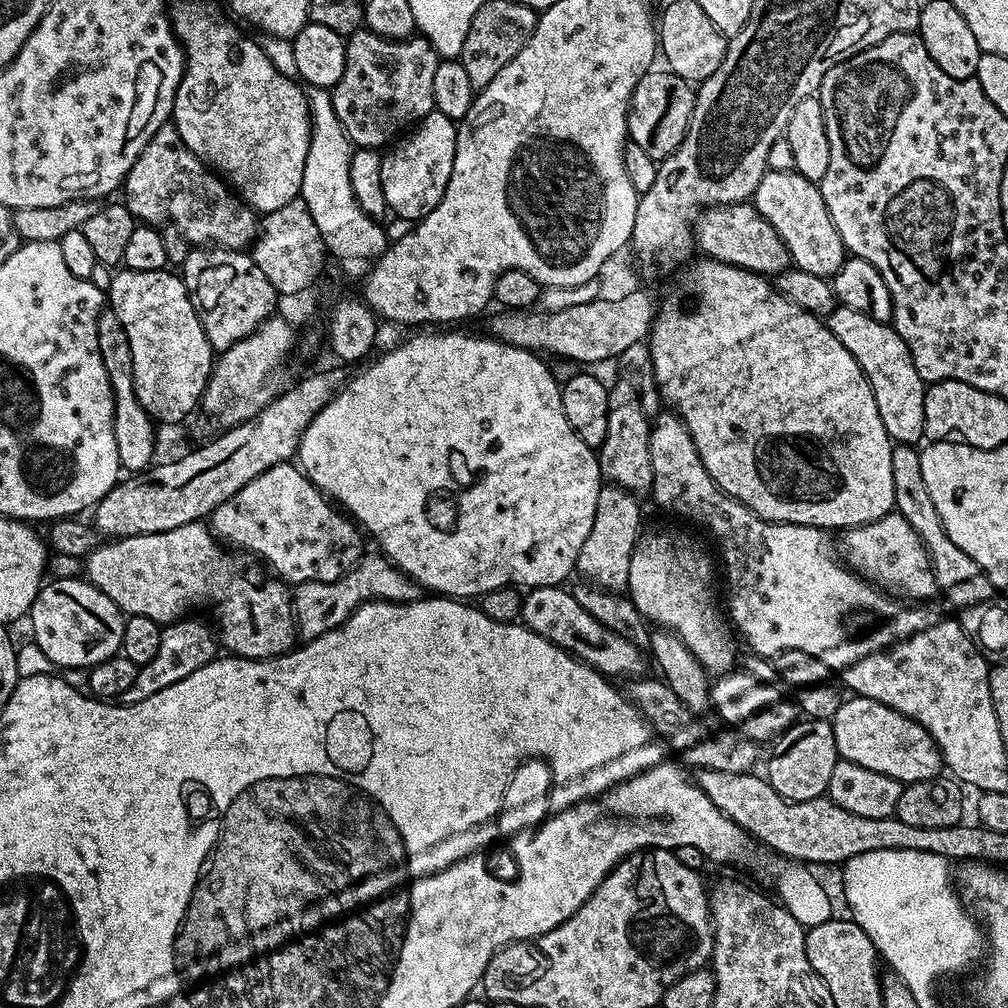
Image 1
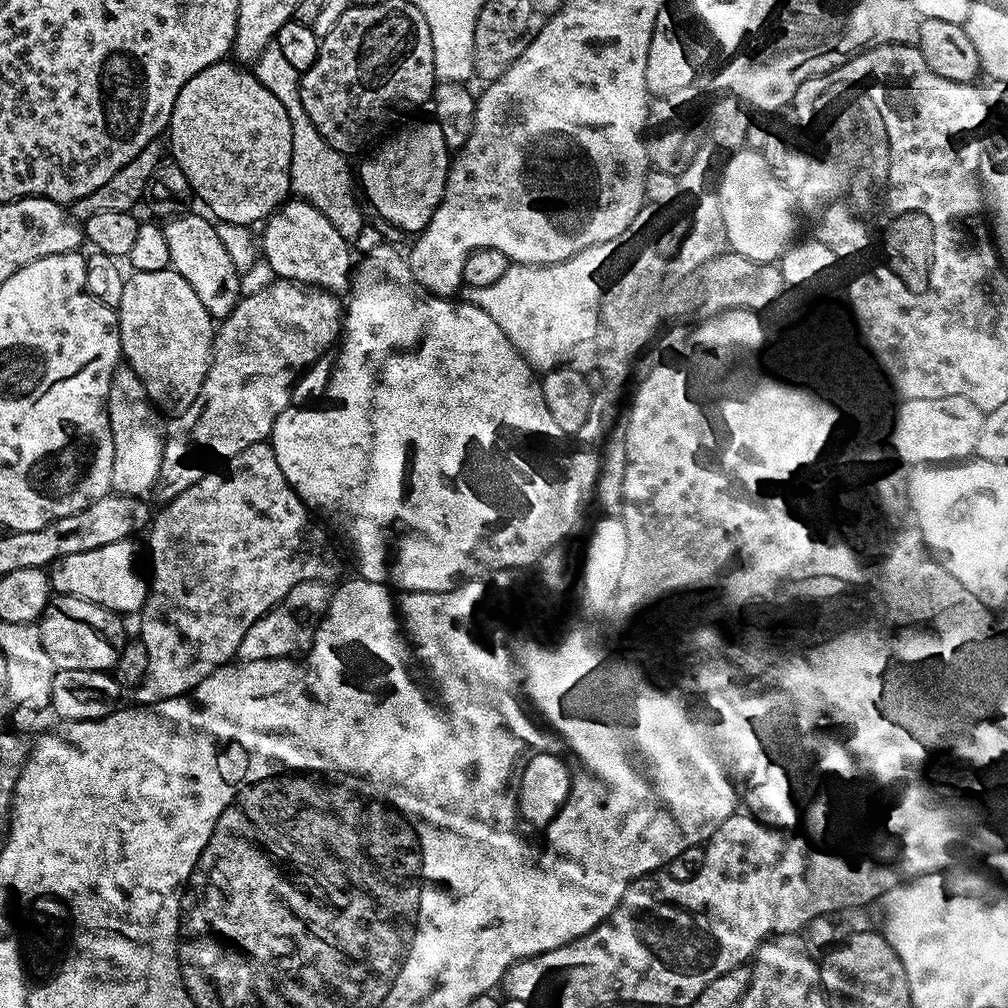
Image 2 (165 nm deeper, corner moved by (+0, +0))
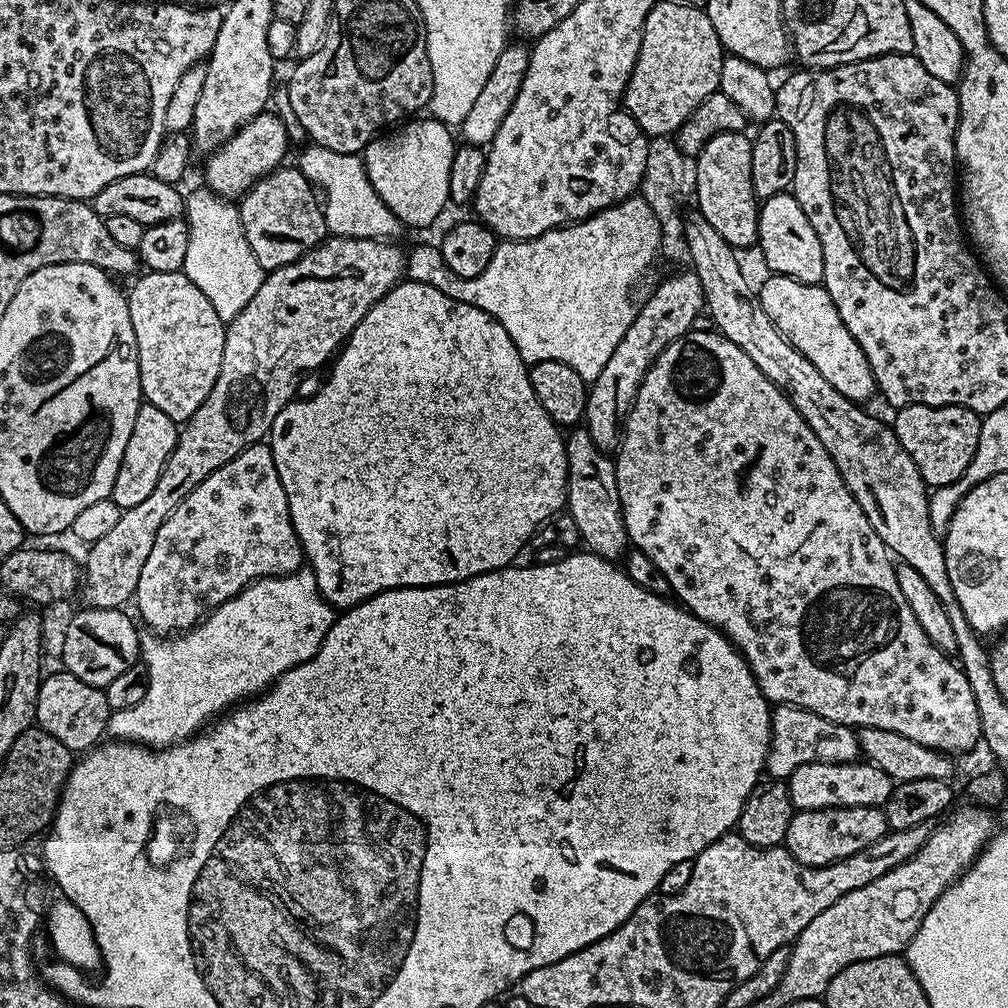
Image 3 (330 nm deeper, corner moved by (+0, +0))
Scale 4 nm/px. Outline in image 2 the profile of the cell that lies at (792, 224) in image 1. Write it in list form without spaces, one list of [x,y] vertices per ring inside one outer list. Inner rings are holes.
[[[745,146],[725,160],[718,195],[728,248],[742,254],[742,258],[775,264],[798,236],[797,197],[770,170],[763,151]]]

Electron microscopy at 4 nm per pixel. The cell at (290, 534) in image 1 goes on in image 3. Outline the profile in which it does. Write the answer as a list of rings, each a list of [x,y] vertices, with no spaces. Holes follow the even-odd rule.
[[[261,442],[252,445],[245,452],[239,452],[230,462],[226,462],[226,466],[214,470],[214,474],[210,474],[197,488],[190,490],[190,494],[186,494],[186,498],[178,502],[178,506],[169,514],[166,522],[162,522],[162,530],[158,530],[158,538],[154,538],[154,547],[150,550],[150,555],[146,557],[146,566],[142,566],[142,575],[138,578],[134,605],[136,604],[145,626],[148,627],[145,629],[167,638],[173,634],[183,634],[195,624],[199,624],[208,613],[222,606],[222,602],[237,596],[252,581],[265,580],[271,576],[288,576],[291,572],[305,567],[305,564],[304,547],[300,545],[300,539],[292,525],[290,506],[286,502],[286,490],[282,490],[282,478],[278,478],[278,470],[274,466],[274,454],[267,443]]]

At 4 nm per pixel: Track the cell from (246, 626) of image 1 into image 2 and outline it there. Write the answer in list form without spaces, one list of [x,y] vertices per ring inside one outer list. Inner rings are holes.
[[[131,539],[110,542],[106,546],[98,546],[98,550],[82,550],[82,554],[66,554],[66,558],[57,560],[50,568],[53,593],[61,596],[77,596],[86,602],[94,602],[111,612],[125,614],[124,612],[139,613],[144,607],[150,587],[149,577],[140,569],[140,552],[132,545]]]

